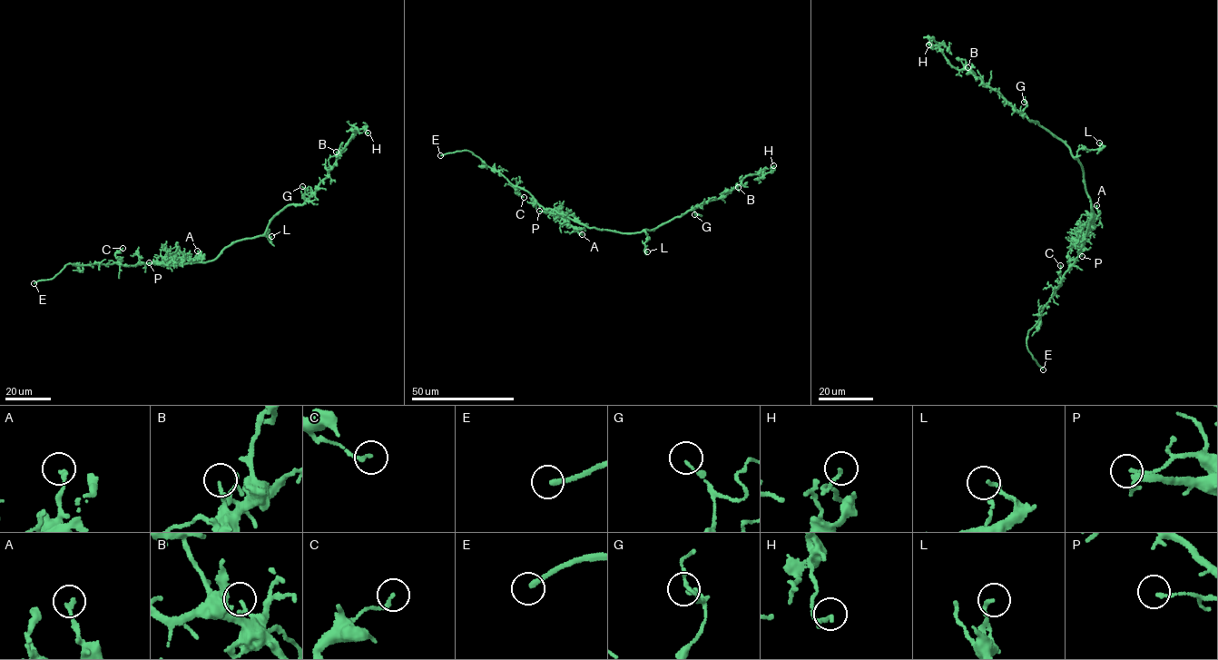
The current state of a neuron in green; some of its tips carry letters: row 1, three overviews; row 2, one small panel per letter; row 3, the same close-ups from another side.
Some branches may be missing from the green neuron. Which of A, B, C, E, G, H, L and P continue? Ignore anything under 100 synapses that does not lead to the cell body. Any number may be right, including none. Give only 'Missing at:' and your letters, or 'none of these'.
Missing at: E

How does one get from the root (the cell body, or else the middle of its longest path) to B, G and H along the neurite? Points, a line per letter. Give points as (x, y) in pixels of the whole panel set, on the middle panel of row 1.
B: (610, 230), (628, 233), (649, 231), (738, 187)
G: (610, 230), (628, 233), (649, 231), (693, 209), (694, 214)
H: (610, 230), (628, 233), (658, 227), (717, 199), (746, 176), (771, 172), (773, 165)

